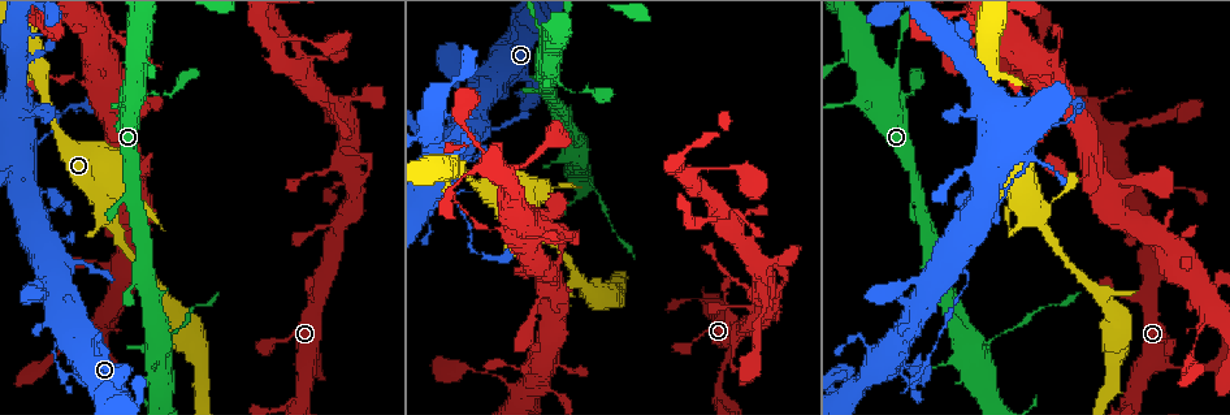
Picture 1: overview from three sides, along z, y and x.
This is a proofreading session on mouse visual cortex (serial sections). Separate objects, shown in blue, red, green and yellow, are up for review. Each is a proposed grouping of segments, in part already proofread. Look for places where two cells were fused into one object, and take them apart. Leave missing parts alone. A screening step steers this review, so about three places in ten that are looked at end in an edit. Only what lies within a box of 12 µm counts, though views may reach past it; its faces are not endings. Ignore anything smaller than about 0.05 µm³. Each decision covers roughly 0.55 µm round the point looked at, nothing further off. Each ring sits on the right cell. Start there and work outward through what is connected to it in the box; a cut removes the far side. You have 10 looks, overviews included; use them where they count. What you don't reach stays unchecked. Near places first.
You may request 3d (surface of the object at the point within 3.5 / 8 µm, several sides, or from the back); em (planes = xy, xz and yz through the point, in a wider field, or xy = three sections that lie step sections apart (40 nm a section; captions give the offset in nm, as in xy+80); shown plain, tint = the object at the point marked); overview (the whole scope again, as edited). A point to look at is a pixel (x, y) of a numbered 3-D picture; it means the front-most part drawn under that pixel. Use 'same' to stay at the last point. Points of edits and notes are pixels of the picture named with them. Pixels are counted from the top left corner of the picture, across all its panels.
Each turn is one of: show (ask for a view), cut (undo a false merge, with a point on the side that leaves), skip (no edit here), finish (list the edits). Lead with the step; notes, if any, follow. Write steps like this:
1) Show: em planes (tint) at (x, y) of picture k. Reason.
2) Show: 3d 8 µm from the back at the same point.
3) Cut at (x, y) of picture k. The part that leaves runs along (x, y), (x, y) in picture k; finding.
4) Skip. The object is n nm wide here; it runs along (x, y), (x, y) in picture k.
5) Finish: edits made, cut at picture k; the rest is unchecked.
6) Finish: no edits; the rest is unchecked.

Show: 3d 3.5 µm at (110, 180) of picture 1. Thick turns thin.

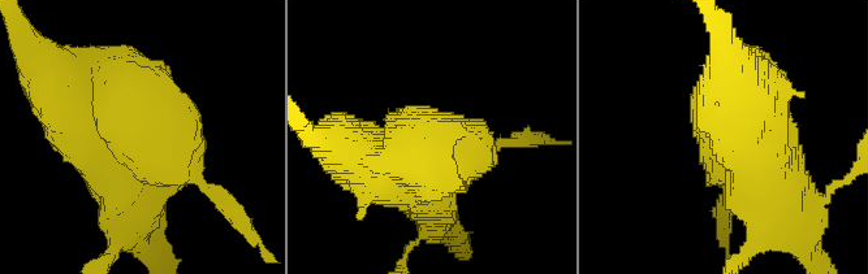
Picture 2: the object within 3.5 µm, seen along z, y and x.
Show: em xy step 5 (tint) at (138, 141) of picture 2.

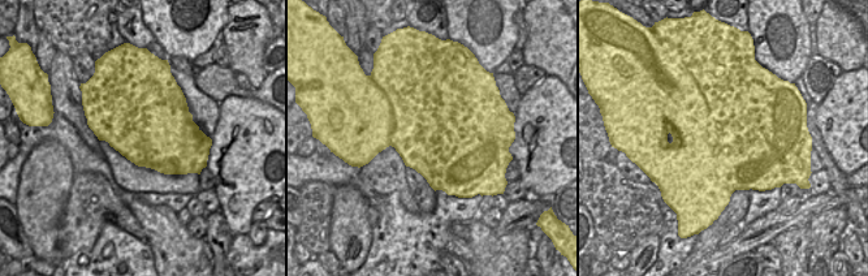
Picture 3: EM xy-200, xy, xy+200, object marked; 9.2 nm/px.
Cut at (510, 142) of picture 2. The object is 1100 nm wide here; the part that leaves runs along (484, 146), (517, 139), (556, 143) in picture 2; a second cell is stuck on.

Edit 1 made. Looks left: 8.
Show: 3d 3.5 µm at (577, 163) of picture 1. Four or more arms meet.

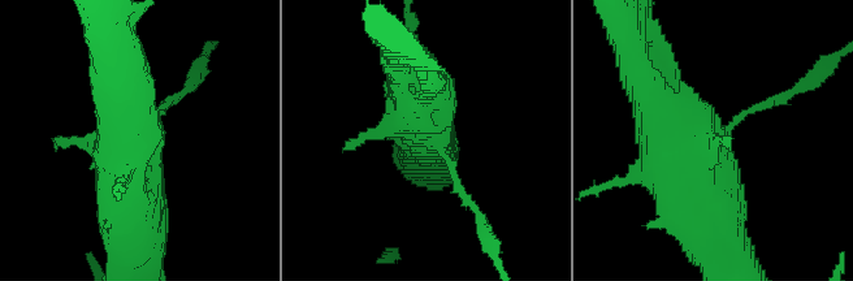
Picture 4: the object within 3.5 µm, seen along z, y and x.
Cut at (779, 98) of picture 4. Two cells meet here.

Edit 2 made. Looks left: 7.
Show: 3d 3.5 µm at (965, 266) of picture 1. Abrupt turn.

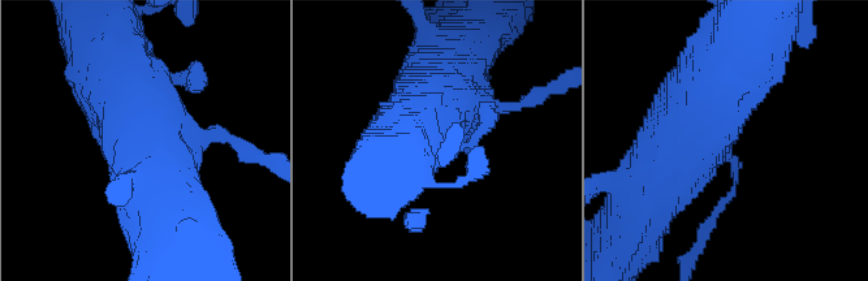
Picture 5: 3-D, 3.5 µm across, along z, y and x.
Show: em xy step 2 (tint) at the same point.

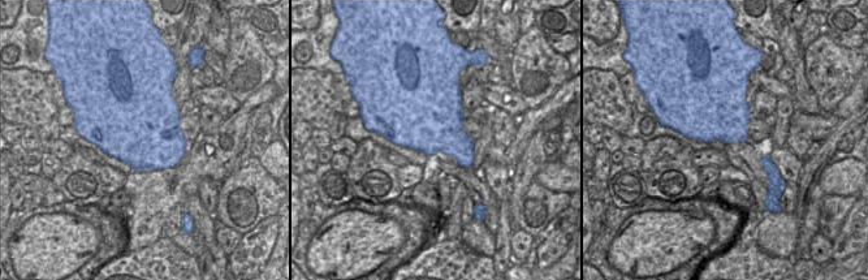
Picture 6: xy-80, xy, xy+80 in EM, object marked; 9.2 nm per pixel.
Skip. It runs along (638, 207), (728, 66) in picture 5; all the same cell.

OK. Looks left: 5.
Show: 3d 3.5 µm from the back at (37, 142) of picture 1. Calibre changes.

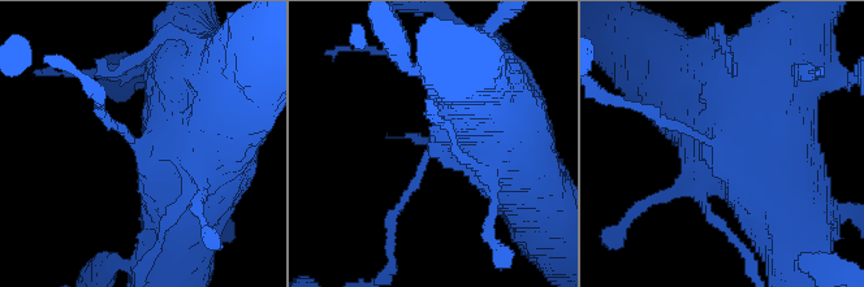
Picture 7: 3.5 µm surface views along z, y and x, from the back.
Show: em xy step 2 (tint) at (718, 143) of picture 7.

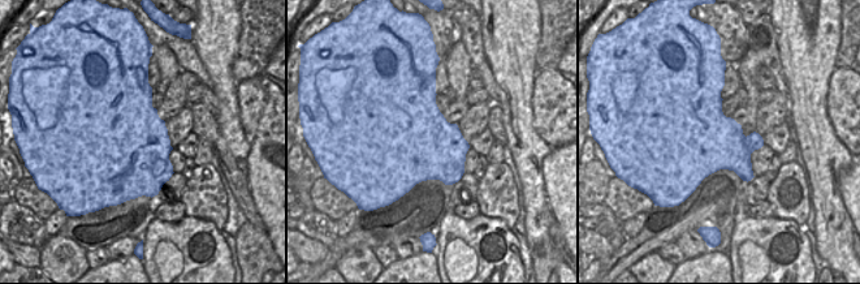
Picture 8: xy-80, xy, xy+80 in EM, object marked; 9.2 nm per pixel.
Skip. It runs along (484, 104), (424, 161), (393, 213) in picture 7; continuous, no second cell.

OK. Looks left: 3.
Finish: edits made, cut at picture 2, cut at picture 4; the rest is unchecked.

